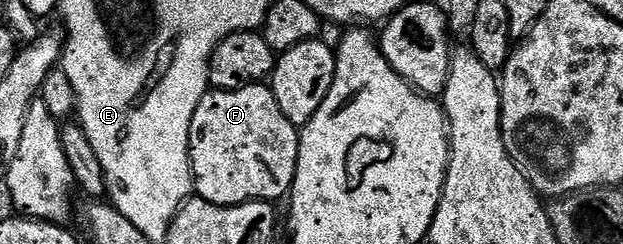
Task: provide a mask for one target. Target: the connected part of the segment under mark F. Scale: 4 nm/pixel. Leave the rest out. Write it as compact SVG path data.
M252 83L233 91L209 90L202 97L190 125L192 141L190 158L192 160L192 178L197 196L214 205L233 207L243 203L257 201L277 201L289 194L296 176L300 131L282 113L274 97L271 86L264 83Z

